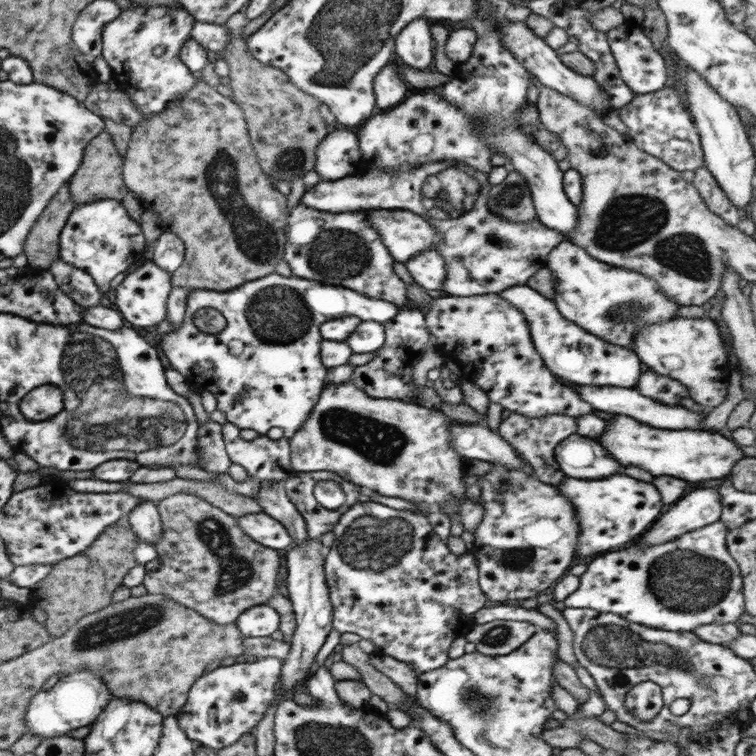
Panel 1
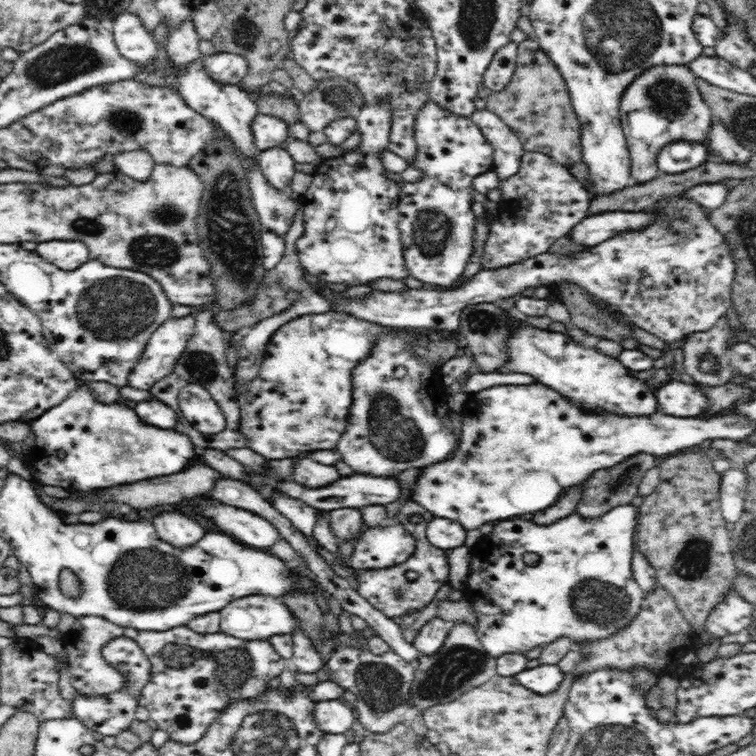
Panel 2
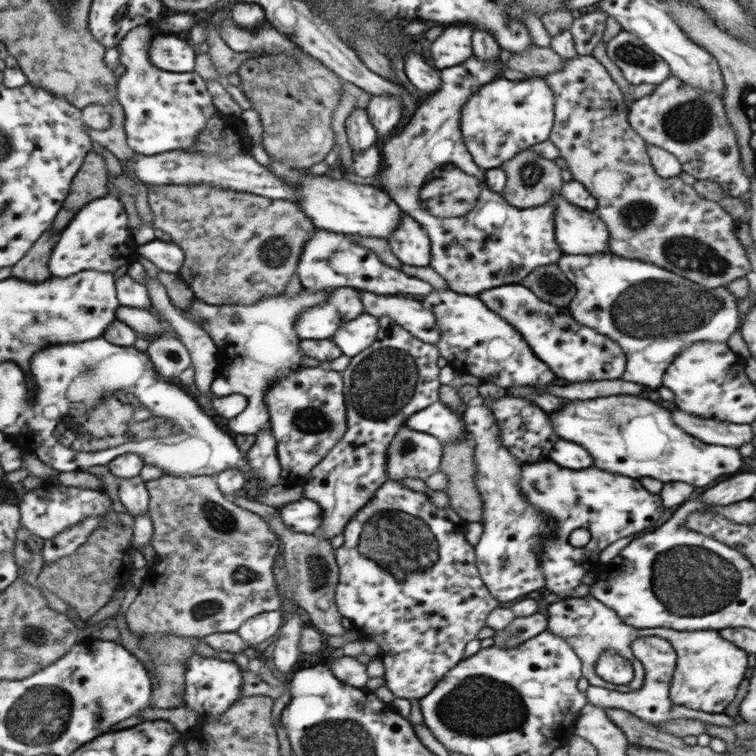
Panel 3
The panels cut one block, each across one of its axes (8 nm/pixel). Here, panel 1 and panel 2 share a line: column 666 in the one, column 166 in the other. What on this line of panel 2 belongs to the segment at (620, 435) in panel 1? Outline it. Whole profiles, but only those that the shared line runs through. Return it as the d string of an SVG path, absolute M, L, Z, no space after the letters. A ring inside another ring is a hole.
M80 383L58 406L50 408L30 422L35 434L34 452L28 454L26 465L30 469L34 483L41 486L62 487L69 492L92 492L108 489L110 486L126 485L140 480L157 479L174 475L188 468L194 458L194 446L186 434L174 429L164 429L144 424L135 410L122 403L100 403L96 401L86 383ZM58 452L64 452L60 458Z

